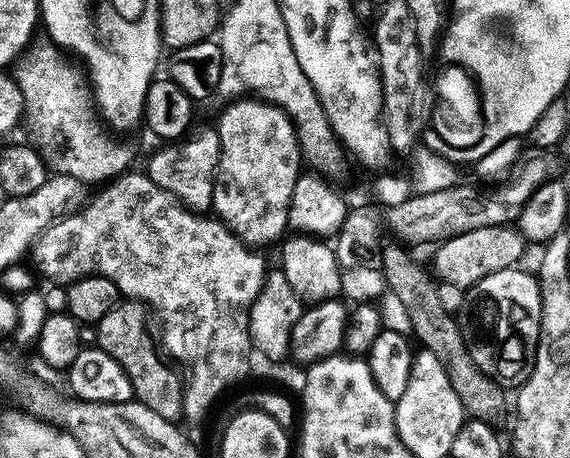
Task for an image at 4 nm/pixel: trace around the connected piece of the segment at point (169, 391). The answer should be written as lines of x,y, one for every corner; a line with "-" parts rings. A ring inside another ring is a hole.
121,302
114,310
110,310
110,314
106,314
106,318
102,318
100,323
95,325
95,343
103,352
110,354
110,358
114,358
118,366
122,366
122,370
126,370
126,378
130,378
133,397
139,403
154,410
154,414
159,414
161,418
176,422
181,419
184,410
182,376
171,363
164,364
165,357
157,341
155,344
148,333
148,322
145,316
135,312
133,303

